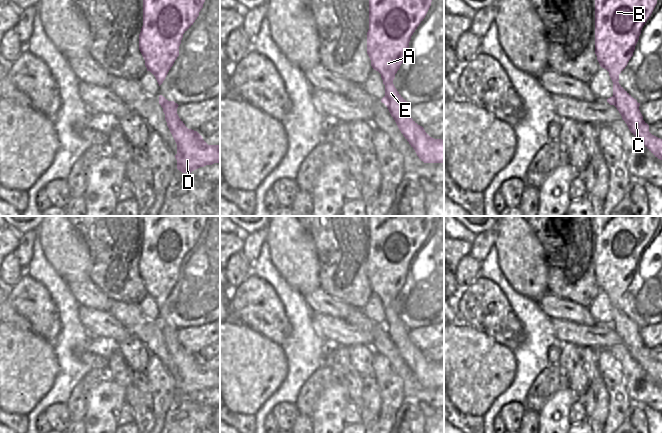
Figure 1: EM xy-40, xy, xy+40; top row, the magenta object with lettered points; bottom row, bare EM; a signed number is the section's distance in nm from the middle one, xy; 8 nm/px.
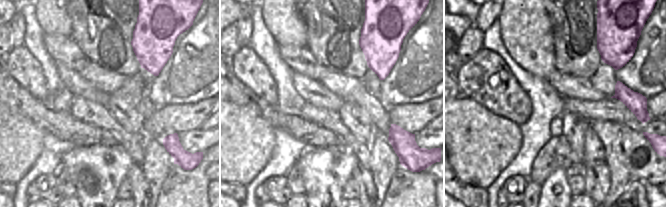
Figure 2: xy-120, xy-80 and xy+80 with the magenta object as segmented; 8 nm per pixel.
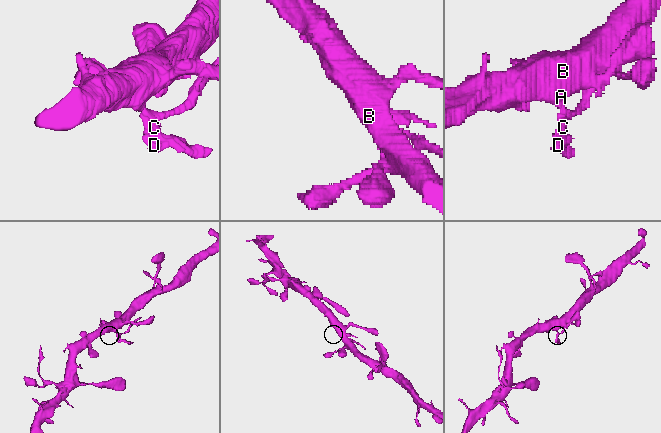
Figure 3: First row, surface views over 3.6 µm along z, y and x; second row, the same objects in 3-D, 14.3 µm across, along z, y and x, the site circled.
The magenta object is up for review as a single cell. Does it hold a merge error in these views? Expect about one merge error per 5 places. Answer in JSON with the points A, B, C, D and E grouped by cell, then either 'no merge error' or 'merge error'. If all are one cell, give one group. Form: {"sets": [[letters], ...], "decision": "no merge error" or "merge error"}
{"sets": [["A", "B"], ["C", "D", "E"]], "decision": "merge error"}

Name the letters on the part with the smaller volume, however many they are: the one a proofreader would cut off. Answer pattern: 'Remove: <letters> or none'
Remove: C, D, E

